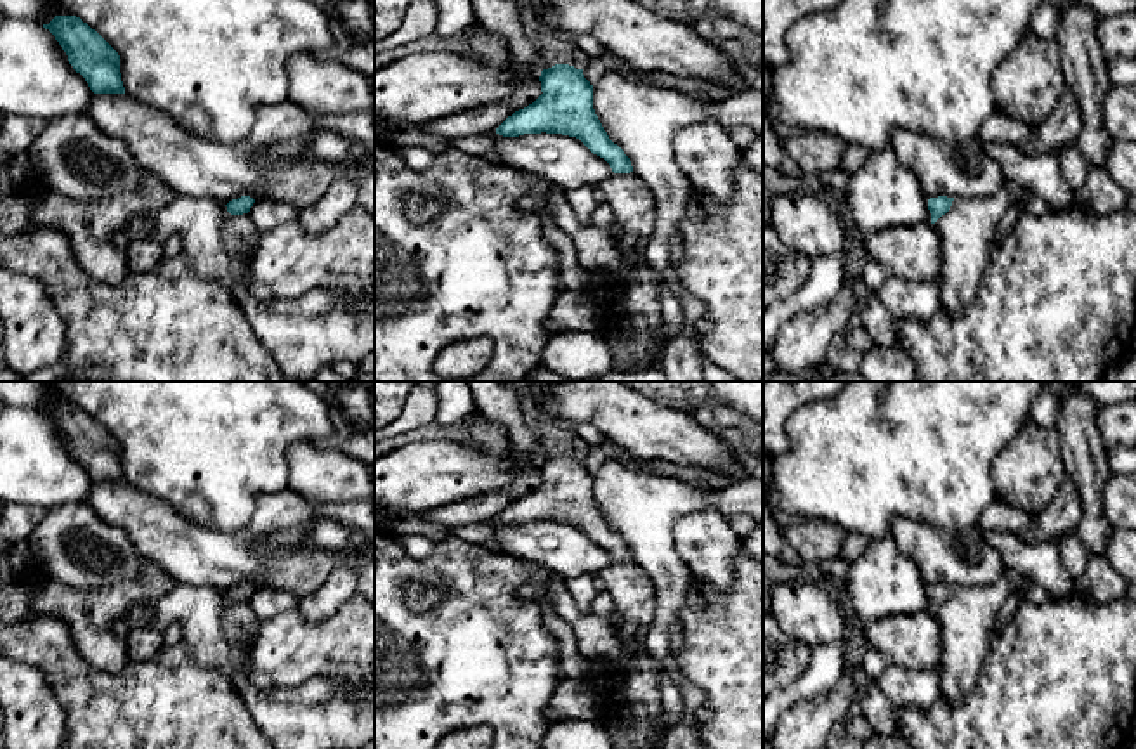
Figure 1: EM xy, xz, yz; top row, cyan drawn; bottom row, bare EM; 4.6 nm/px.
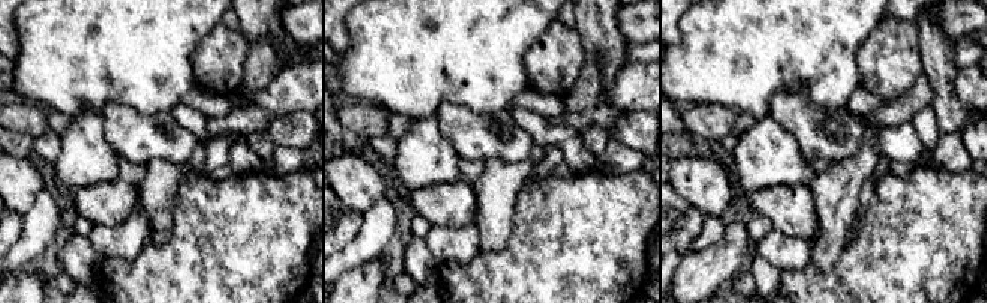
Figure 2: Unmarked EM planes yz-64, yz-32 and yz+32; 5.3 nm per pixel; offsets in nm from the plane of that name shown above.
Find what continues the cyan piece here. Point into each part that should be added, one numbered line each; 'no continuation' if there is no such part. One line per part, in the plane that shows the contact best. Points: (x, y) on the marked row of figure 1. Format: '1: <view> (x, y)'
no continuation

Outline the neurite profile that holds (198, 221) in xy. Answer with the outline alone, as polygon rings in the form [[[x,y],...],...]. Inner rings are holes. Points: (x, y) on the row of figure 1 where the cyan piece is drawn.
[[[177,194],[161,210],[147,213],[142,218],[153,224],[151,238],[161,244],[165,244],[168,238],[179,236],[182,239],[182,255],[189,260],[191,267],[212,281],[224,283],[232,293],[232,262],[222,239],[222,213],[224,205],[217,199]]]

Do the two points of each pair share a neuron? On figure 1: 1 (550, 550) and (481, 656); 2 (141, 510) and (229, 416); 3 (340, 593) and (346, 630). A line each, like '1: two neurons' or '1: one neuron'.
1: two neurons
2: two neurons
3: two neurons

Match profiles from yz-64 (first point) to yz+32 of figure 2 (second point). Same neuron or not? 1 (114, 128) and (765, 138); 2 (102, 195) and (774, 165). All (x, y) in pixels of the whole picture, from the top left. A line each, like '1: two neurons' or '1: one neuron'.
1: two neurons
2: two neurons

